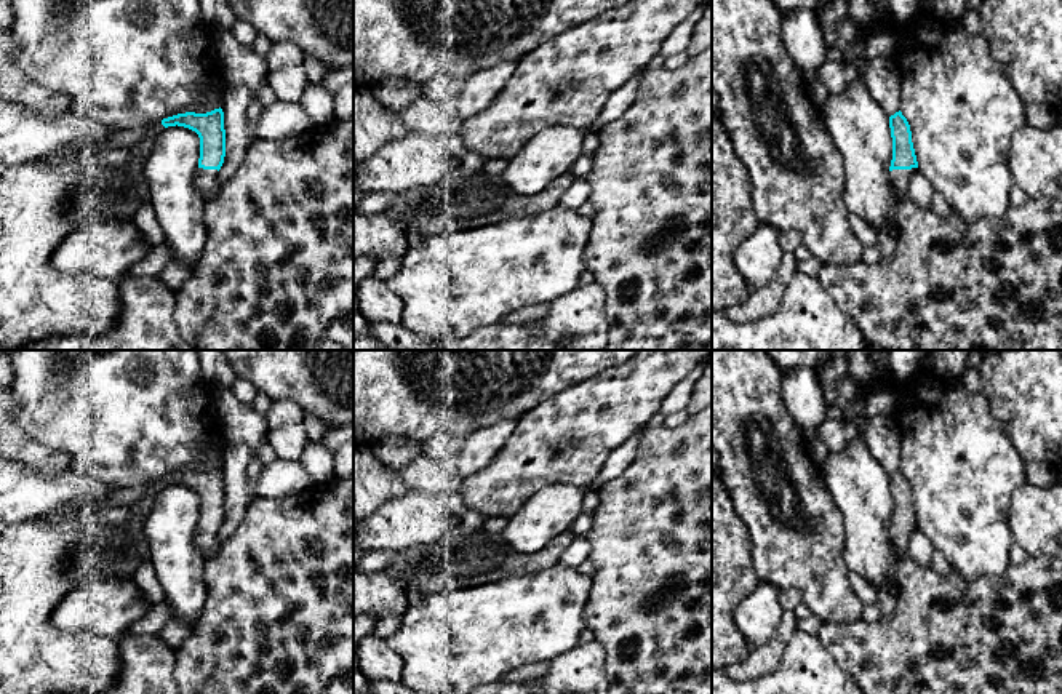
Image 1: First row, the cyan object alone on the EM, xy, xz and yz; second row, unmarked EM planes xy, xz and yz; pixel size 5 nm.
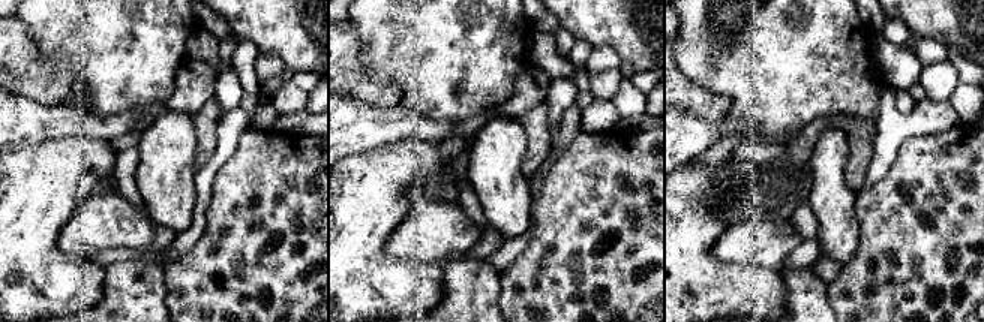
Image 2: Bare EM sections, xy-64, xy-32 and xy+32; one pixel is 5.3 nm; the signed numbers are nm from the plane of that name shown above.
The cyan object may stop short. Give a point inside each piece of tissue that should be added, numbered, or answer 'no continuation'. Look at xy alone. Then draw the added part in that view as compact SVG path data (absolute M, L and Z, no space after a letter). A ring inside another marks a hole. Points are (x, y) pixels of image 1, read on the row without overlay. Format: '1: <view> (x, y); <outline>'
1: xy (205, 538); M197 526L195 531L195 544L198 552L205 553L205 555L213 555L219 544L216 540L218 537L218 528L203 528L203 526Z

